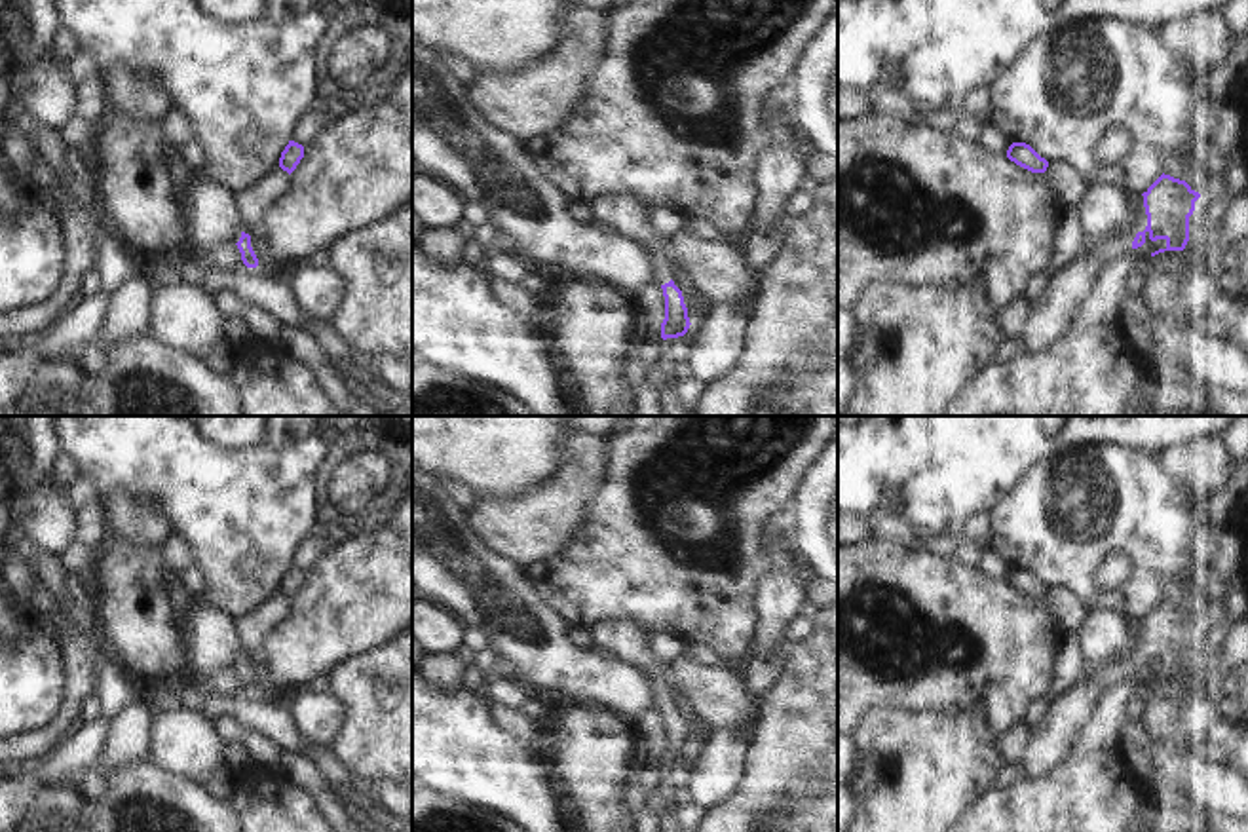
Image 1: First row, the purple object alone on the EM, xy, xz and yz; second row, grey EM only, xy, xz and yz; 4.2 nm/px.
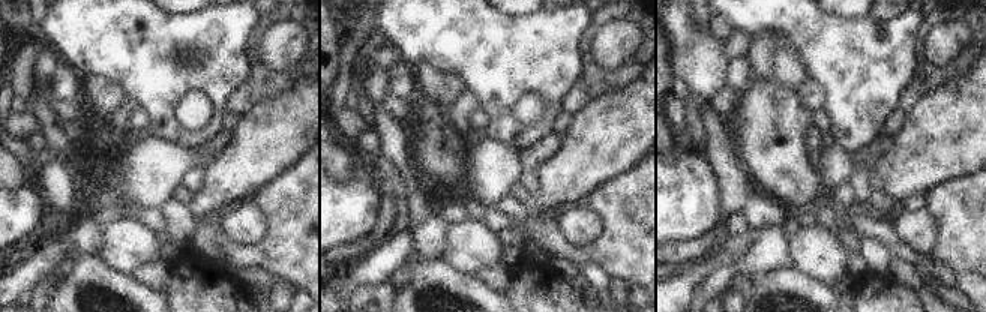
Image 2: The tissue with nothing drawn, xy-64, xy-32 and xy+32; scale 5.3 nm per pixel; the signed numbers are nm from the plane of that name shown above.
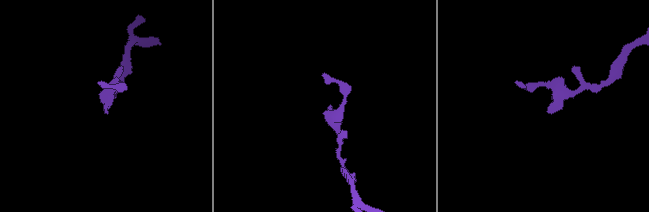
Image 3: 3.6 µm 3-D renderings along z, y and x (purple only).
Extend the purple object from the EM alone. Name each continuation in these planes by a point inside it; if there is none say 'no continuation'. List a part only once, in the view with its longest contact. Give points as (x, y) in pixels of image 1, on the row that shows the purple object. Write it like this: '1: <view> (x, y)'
1: yz (1114, 247)

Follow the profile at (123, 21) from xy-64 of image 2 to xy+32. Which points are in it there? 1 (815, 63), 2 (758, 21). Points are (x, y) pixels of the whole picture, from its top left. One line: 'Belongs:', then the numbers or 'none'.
Belongs: 1, 2

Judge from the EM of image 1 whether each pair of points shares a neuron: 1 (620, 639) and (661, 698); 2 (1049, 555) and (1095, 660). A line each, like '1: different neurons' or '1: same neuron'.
1: same neuron
2: different neurons

